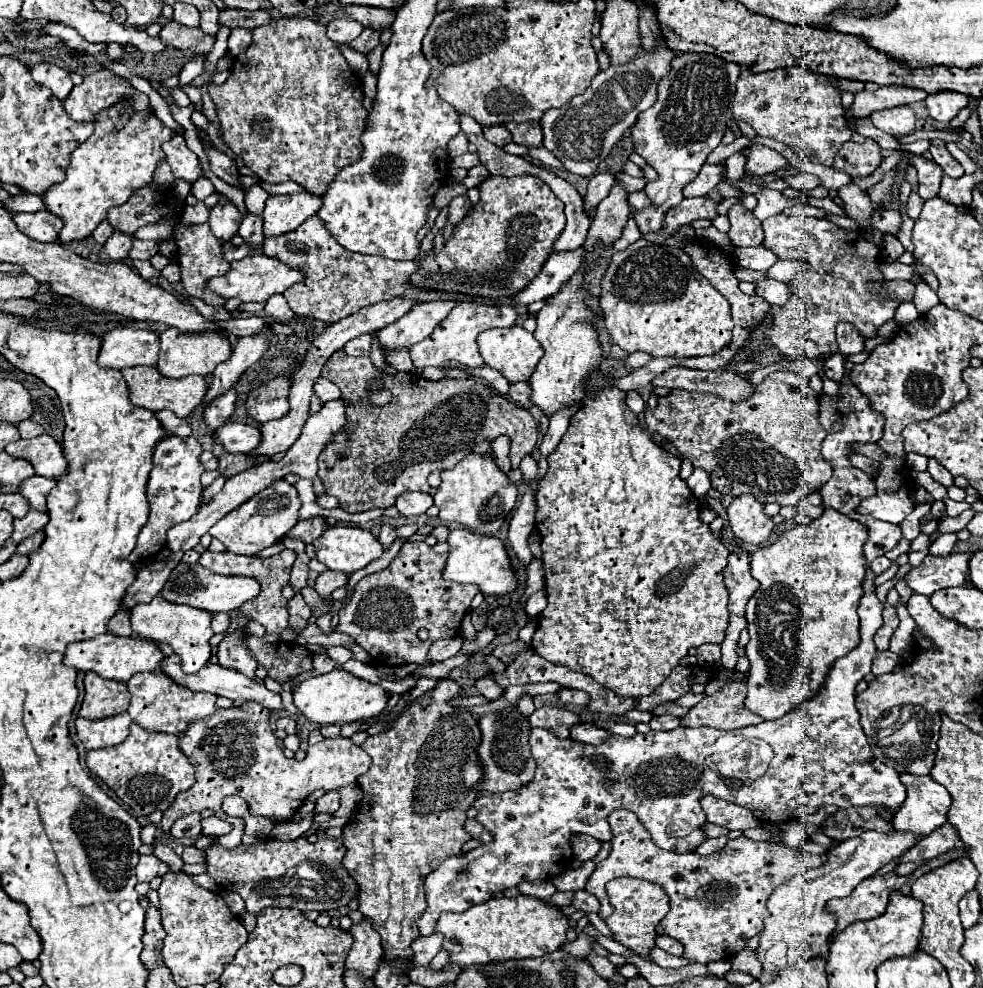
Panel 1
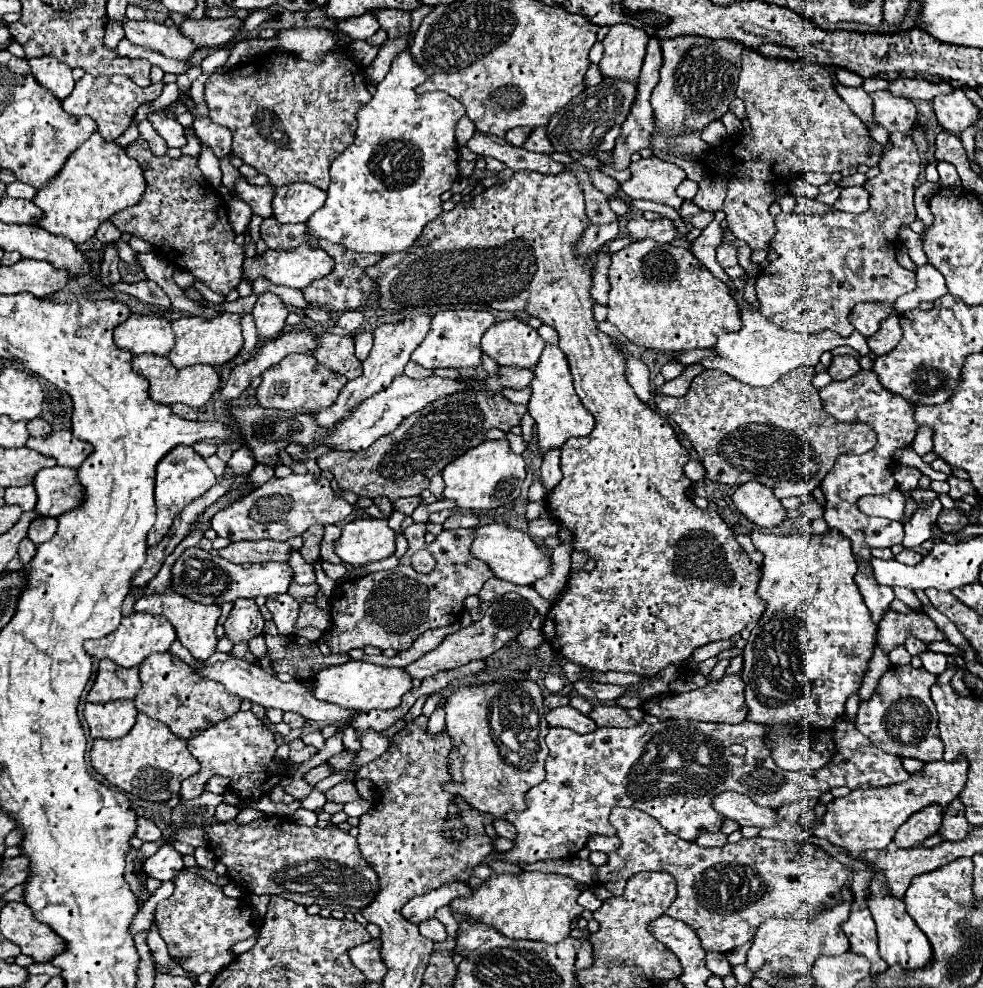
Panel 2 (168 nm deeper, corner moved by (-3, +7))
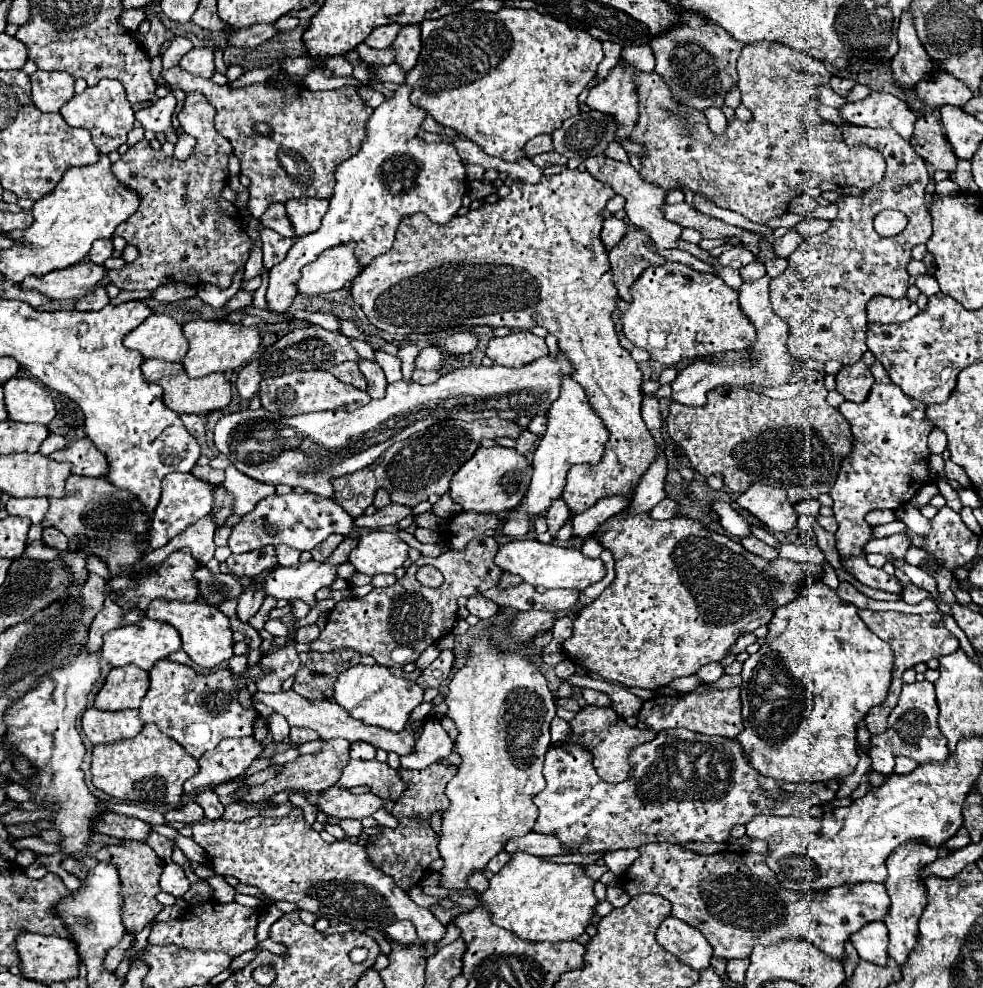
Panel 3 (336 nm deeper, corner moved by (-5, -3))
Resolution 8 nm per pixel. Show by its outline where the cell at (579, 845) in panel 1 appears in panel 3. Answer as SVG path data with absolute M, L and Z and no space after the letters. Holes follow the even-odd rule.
M615 850L615 852L609 852L603 856L607 868L611 872L615 872L617 876L621 876L625 872L625 868L629 868L629 864L639 856L637 850Z

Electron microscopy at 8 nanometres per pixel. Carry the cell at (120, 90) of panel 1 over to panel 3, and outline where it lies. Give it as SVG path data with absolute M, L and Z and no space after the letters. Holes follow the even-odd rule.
M103 78L97 86L87 88L83 94L73 96L61 108L61 116L67 120L67 124L75 126L75 128L87 128L93 136L93 144L103 154L109 154L109 152L117 150L121 144L125 144L127 134L131 132L133 122L135 122L133 114L135 112L125 96L125 88L119 84L119 80L109 80L109 78Z

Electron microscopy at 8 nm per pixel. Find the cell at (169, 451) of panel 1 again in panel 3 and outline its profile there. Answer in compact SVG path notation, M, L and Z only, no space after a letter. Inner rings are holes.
M171 472L169 476L163 478L163 492L161 492L161 500L159 506L153 514L153 536L151 536L151 548L161 548L165 546L173 536L181 534L189 524L197 522L199 518L203 518L205 514L211 512L215 502L213 496L213 488L203 482L197 480L191 472L189 474L181 474L181 472Z

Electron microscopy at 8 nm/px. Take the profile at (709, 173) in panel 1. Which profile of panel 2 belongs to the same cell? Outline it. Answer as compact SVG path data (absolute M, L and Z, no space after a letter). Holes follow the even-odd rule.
M683 180L683 182L677 186L677 194L679 194L683 200L691 200L691 198L697 194L697 182Z

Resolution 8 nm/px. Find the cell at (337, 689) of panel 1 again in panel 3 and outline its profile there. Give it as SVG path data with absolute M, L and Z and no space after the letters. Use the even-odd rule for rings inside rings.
M357 664L337 678L333 700L339 706L343 706L353 718L363 720L365 724L381 726L391 732L401 732L411 710L417 704L421 704L423 688L419 688L415 682L411 682L407 678L393 676L385 666Z

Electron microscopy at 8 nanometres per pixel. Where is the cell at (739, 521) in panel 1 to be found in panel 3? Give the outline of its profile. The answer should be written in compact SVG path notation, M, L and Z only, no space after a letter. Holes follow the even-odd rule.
M751 484L751 488L737 498L737 504L761 520L771 532L787 532L795 528L797 512L793 510L793 504L789 504L785 490Z

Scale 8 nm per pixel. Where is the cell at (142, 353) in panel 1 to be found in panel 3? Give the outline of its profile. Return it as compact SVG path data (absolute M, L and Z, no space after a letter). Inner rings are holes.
M151 314L143 324L123 338L125 348L141 352L143 358L181 362L189 344L181 326L167 314Z

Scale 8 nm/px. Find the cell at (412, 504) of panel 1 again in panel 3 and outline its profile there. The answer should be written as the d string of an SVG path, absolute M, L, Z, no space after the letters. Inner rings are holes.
M389 504L381 510L377 510L373 516L359 516L355 518L355 526L363 526L363 528L383 528L383 526L395 526L397 522L401 522L403 518L411 516L411 508L409 506L401 506L401 504Z

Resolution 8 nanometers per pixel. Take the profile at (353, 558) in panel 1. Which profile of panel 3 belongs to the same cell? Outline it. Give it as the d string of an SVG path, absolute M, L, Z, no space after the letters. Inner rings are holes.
M371 530L363 534L357 546L349 554L349 562L357 572L363 574L379 574L379 572L395 572L407 560L409 546L393 532Z

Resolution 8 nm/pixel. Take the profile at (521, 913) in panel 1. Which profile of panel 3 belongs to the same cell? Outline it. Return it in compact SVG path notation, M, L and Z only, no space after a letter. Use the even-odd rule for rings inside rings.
M513 854L509 864L489 880L489 888L483 894L479 894L479 900L481 908L485 908L491 914L493 924L513 932L525 942L567 942L583 934L593 916L593 906L597 904L593 884L595 882L589 876L585 876L581 866L577 864L553 864L537 856Z

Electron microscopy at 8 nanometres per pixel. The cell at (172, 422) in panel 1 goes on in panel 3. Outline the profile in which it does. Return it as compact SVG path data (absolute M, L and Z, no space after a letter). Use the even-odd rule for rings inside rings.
M181 414L181 420L183 420L185 428L189 430L189 434L193 434L195 438L203 438L205 436L205 426L203 426L203 418L201 416Z

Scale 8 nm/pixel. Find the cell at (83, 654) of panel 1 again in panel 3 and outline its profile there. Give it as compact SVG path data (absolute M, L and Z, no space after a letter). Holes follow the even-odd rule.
M149 618L139 620L137 624L131 626L123 626L117 630L111 630L103 636L103 648L101 648L101 658L105 662L109 662L111 666L127 666L127 664L135 664L141 670L151 670L151 666L163 658L167 658L169 654L177 652L181 648L181 640L179 640L179 632L169 626L167 622L155 622Z

